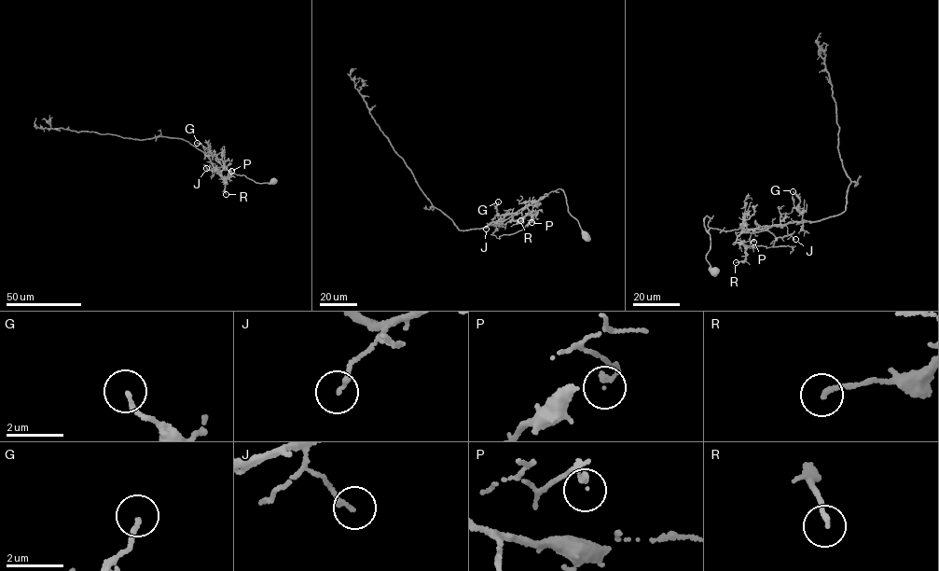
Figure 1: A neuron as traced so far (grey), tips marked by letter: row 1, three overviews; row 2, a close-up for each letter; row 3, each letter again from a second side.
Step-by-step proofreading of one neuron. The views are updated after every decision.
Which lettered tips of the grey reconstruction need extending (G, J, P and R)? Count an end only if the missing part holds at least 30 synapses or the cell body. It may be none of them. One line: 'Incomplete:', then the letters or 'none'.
Incomplete: none

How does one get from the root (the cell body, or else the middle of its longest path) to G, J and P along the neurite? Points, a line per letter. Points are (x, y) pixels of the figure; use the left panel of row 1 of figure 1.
G: (273, 180), (270, 184), (259, 183), (229, 171), (227, 179), (223, 177), (205, 155), (210, 147), (197, 143)
J: (273, 180), (270, 184), (259, 183), (229, 171), (227, 179), (216, 167), (212, 171), (206, 168)
P: (273, 180), (270, 184), (259, 183), (229, 171), (227, 179), (221, 172), (219, 174), (226, 180), (231, 171)

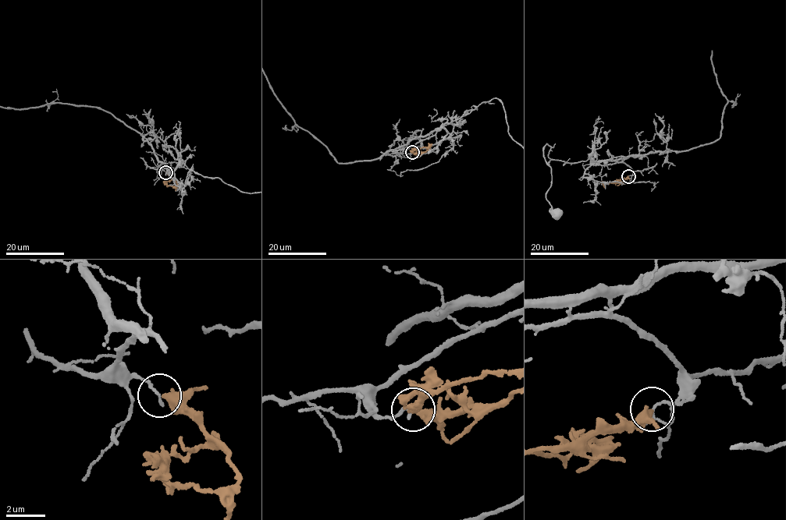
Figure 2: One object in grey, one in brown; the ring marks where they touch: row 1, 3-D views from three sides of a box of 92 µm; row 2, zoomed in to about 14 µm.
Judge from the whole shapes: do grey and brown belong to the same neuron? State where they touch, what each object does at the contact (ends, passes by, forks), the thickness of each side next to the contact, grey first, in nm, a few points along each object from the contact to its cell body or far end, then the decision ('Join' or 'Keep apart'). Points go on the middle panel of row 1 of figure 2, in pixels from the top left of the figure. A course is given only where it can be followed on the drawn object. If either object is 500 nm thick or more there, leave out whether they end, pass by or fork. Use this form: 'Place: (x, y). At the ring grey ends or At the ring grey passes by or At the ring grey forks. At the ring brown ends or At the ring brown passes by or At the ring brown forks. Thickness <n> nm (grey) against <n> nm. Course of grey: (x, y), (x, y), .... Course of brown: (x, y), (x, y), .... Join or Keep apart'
Place: (412, 152). At the ring grey ends. At the ring brown ends. Thickness 150 nm (grey) against 440 nm. Course of brown: (412, 153), (417, 154), (429, 148), (425, 146), (411, 153). Keep apart

